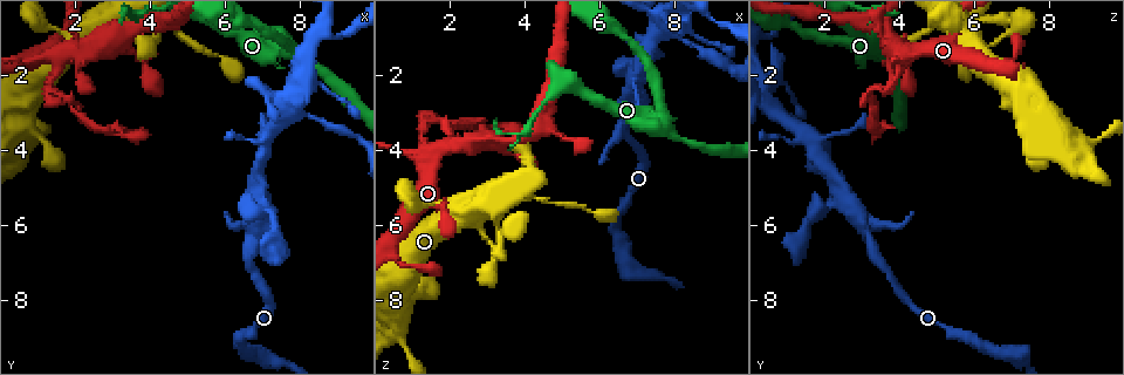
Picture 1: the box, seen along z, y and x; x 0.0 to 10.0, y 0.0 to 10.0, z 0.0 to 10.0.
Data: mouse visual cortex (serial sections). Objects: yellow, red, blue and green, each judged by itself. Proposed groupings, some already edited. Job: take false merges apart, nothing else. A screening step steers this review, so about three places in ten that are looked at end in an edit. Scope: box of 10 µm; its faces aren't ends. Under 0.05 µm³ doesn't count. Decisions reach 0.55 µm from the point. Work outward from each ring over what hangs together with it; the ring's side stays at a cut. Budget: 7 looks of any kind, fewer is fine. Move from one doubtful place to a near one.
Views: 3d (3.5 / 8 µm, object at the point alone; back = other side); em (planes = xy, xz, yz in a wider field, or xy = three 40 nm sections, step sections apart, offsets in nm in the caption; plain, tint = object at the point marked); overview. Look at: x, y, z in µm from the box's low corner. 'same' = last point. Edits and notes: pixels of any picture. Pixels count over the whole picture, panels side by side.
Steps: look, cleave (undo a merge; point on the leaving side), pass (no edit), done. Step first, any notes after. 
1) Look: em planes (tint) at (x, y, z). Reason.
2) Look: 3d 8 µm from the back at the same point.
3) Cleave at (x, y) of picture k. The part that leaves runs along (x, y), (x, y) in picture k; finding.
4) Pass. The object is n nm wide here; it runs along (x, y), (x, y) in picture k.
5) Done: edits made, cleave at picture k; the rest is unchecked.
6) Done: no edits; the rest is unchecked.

Look: 3d 3.5 µm at (1.25, 2.40, 3.70). Abrupt turn.

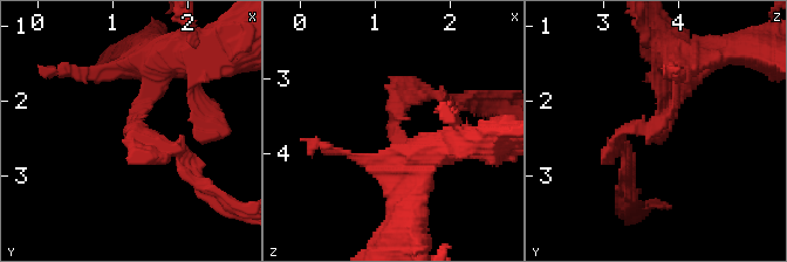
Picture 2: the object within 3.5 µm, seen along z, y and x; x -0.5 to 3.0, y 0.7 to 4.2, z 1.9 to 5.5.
Look: em xy step 3 (tint) at (1.30, 2.35, 3.70).

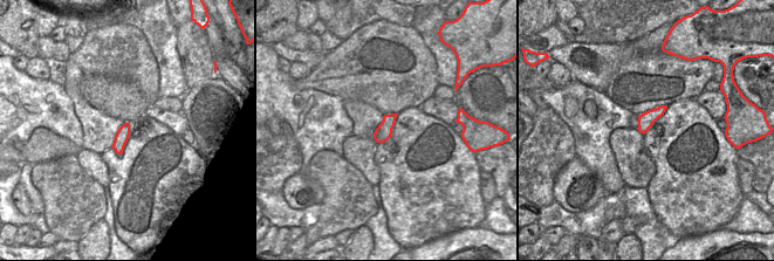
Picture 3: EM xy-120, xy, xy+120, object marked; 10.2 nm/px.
Cleave at (630, 129) of picture 2. The part that leaves runs along (668, 115), (622, 136), (625, 172) in picture 2; two cells meet here.

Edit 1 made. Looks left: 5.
Look: overview.

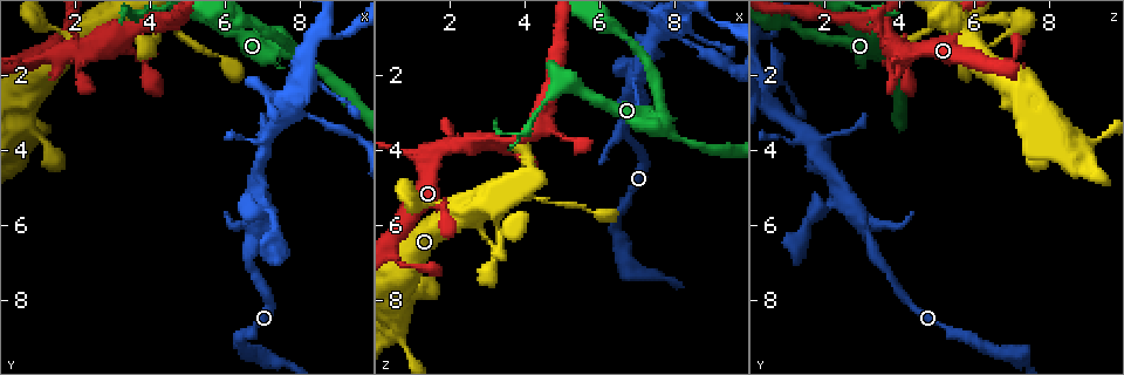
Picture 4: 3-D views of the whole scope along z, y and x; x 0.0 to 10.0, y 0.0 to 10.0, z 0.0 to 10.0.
Look: 3d 3.5 µm from the back at (6.75, 6.20, 3.10).

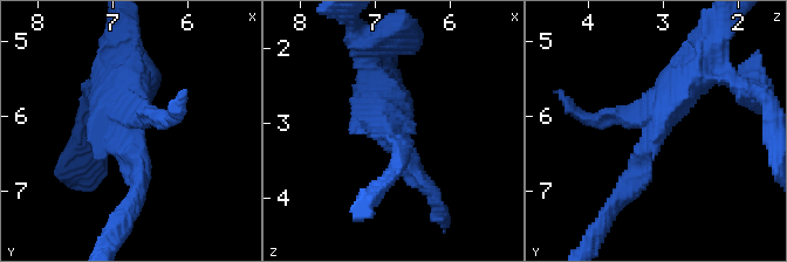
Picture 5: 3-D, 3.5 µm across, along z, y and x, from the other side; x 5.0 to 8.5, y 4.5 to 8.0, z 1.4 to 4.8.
Look: em xy step 3 (tint) at (6.75, 6.15, 3.15).

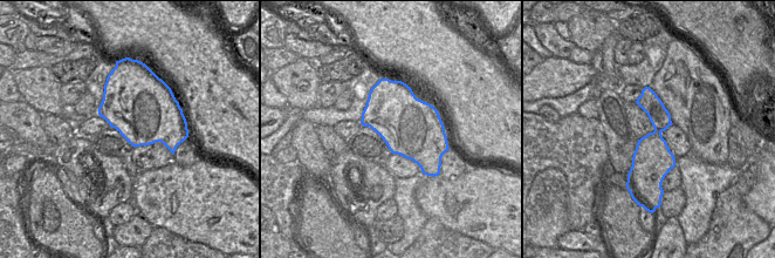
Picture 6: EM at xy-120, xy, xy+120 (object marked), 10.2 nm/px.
Cleave at (663, 103) of picture 5. The part that leaves runs along (652, 128), (703, 60), (710, 32) in picture 5; two cells meet here.

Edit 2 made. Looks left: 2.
Look: 3d 3.5 µm at (7.95, 1.40, 3.55).

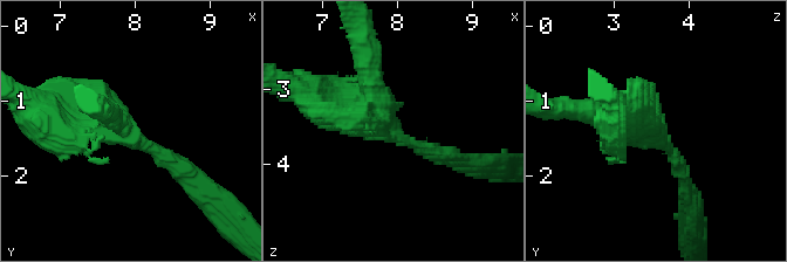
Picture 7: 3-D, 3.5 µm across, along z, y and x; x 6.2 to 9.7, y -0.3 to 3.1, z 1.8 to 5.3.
Look: em planes (tint) at (7.90, 1.45, 3.55). 3 arms meet here; the arms are 200, 300, 400 nm wide.

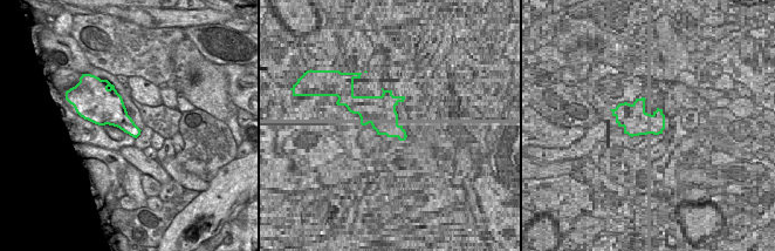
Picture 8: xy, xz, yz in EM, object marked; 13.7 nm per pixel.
Cleave at (367, 54) of picture 7. The object is 360 nm wide here; the part that leaves runs along (371, 100), (364, 30) in picture 7; two cells meet here.

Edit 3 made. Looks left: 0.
Done: edits made, cleave at picture 2, cleave at picture 5, cleave at picture 7; the rest is unchecked.

